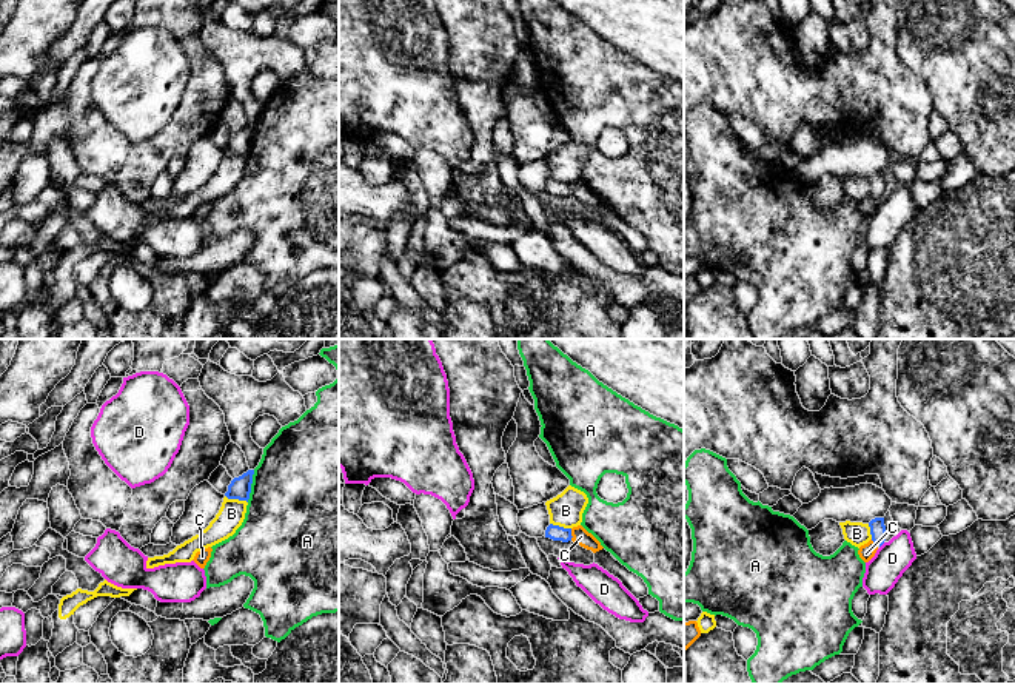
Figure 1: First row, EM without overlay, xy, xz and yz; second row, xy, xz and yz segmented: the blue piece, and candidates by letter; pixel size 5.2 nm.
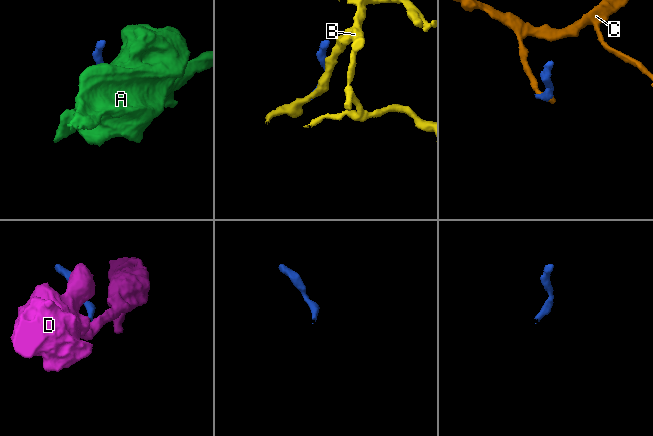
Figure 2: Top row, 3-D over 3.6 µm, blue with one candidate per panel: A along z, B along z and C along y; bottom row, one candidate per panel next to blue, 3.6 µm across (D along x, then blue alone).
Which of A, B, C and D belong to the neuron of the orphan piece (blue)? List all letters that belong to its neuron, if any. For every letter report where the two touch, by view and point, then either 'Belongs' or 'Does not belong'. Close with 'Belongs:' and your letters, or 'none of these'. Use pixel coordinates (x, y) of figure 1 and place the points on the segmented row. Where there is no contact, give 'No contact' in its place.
A: Touches blue at xy (250, 486). Does not belong
B: Touches blue at xy (236, 498). Does not belong
C: Touches blue at xz (570, 535). Does not belong
D: Touches blue at yz (881, 544). Does not belong
Belongs: none of these

